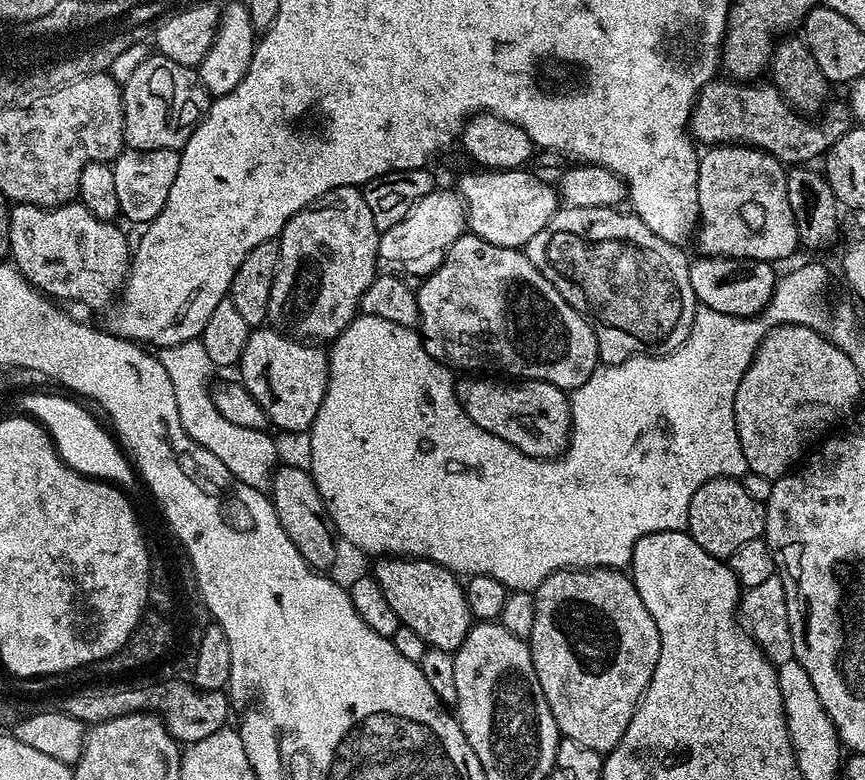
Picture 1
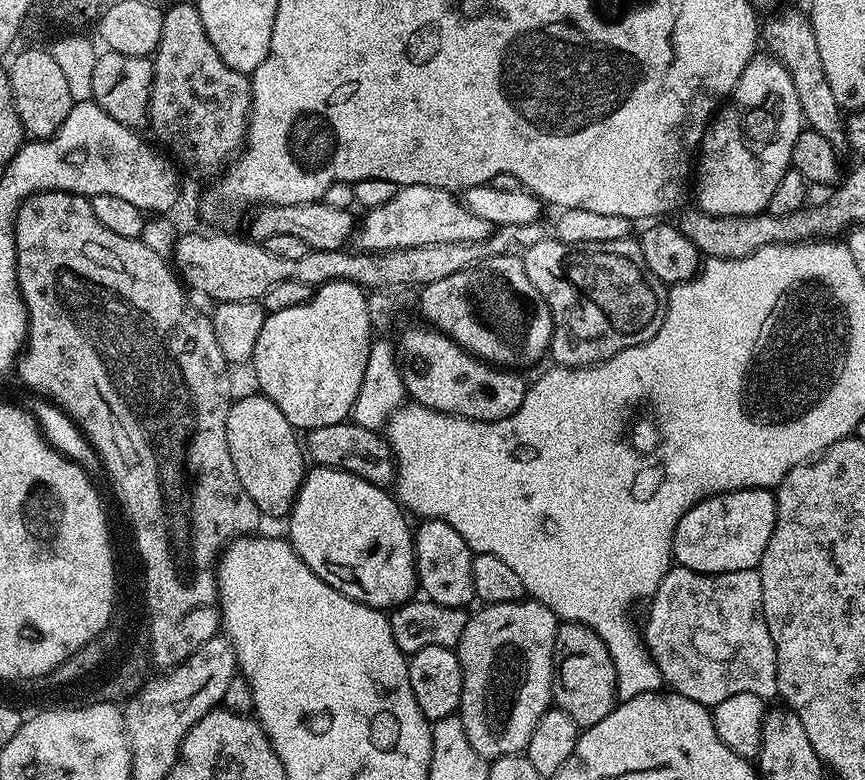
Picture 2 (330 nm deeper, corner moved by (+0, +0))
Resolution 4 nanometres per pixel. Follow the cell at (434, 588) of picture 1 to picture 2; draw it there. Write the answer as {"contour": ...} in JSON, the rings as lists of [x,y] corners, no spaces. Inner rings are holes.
{"contour":[[[316,466],[300,483],[300,492],[286,517],[286,536],[298,558],[302,558],[302,562],[306,562],[306,566],[310,566],[310,570],[322,578],[322,582],[334,586],[334,590],[354,602],[391,610],[400,604],[407,604],[418,592],[414,528],[408,525],[407,519],[409,517],[395,495],[381,485],[371,484],[366,482],[366,478],[358,478],[337,468]]]}

